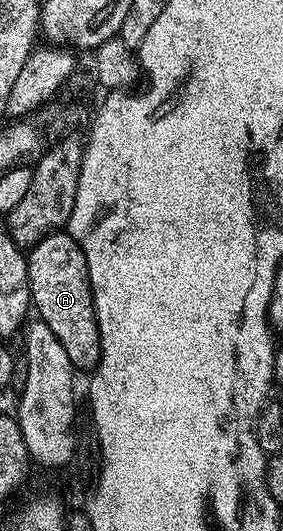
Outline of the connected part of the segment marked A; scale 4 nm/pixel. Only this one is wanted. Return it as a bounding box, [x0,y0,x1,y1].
[27,230,100,372]

